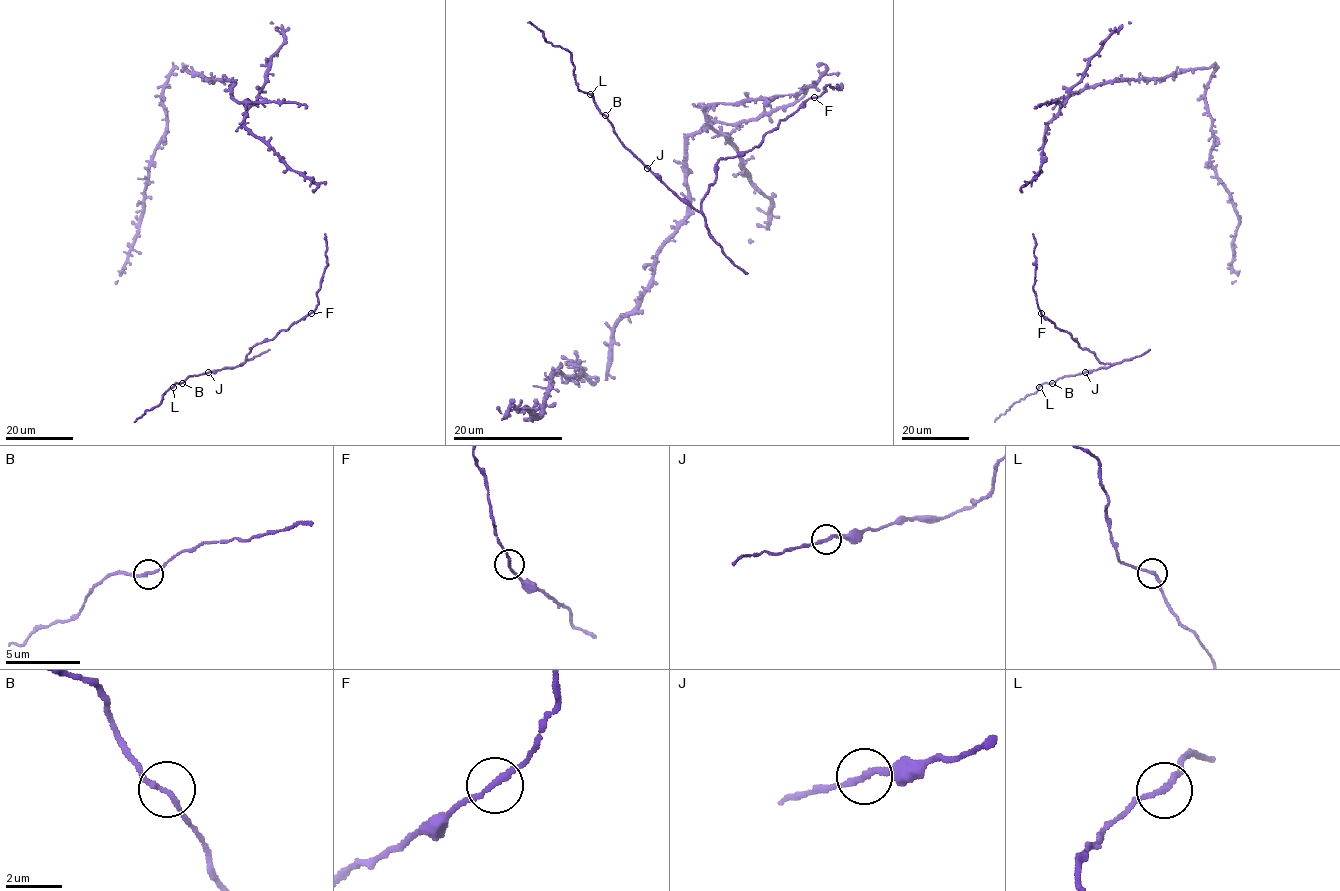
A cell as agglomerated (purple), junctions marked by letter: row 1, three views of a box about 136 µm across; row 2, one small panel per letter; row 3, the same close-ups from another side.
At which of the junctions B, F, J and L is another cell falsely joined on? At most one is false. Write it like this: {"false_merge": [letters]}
{"false_merge": []}

